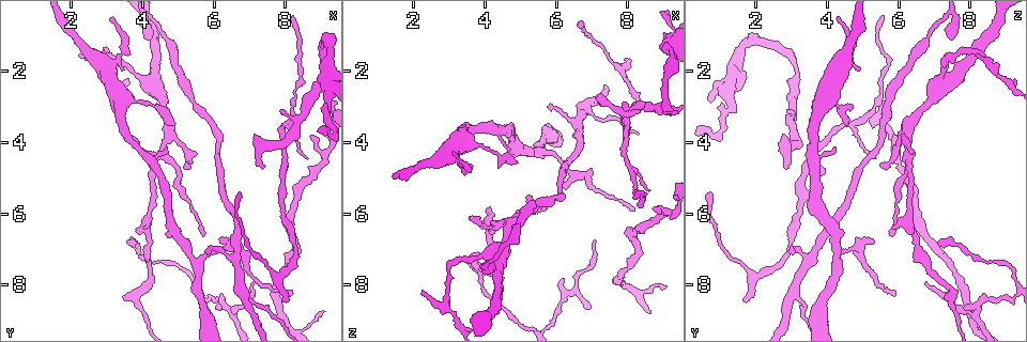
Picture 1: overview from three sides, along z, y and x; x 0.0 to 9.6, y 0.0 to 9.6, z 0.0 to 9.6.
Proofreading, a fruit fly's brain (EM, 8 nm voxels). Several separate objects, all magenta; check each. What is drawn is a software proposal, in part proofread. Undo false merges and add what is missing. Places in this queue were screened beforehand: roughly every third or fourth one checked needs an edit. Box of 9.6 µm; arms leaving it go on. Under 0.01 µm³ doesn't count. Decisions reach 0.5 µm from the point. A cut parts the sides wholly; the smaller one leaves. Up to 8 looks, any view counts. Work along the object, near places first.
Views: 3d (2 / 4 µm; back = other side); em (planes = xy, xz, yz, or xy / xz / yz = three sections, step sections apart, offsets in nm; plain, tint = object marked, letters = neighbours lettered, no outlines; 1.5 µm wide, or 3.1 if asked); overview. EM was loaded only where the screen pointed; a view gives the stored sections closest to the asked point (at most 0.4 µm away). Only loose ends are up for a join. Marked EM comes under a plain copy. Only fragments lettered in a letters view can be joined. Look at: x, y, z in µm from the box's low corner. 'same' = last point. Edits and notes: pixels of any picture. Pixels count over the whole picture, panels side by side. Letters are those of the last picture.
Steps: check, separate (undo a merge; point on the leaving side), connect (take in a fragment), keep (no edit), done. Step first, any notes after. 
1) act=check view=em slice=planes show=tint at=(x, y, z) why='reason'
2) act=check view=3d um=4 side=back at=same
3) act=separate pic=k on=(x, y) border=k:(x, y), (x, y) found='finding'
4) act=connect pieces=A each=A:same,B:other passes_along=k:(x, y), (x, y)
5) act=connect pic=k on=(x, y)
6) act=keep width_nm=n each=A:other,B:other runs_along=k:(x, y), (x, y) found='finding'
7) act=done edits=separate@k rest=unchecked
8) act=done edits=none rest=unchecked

act=check view=3d um=2 at=(4.60, 4.35, 6.25) why='narrows sharply'

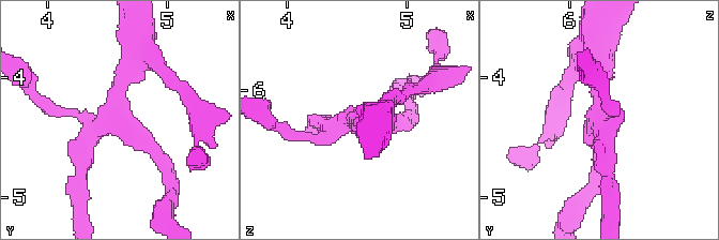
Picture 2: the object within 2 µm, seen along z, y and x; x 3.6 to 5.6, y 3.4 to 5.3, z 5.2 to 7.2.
act=check view=em slice=planes show=letters at=(4.58, 4.28, 6.26) arms=4 why='shape alone is not enough'

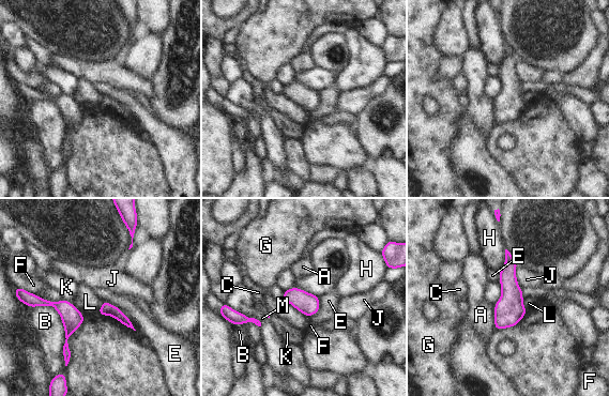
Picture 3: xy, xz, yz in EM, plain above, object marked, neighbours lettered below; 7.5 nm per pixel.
act=keep each=A:other,B:other,C:other,E:other,F:other,G:other,H:other,J:other,K:other,L:other,M:other border=3:(283, 298), (306, 316) found='one neuron here'

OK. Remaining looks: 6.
act=check view=3d um=2 at=(5.45, 2.95, 5.75) why='a narrow waist'

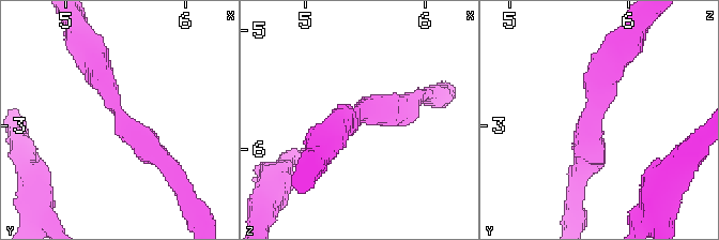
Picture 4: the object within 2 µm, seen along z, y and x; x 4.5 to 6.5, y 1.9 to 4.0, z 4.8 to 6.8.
act=check view=em slice=planes show=letters at=(5.44, 2.90, 5.72) why='now the EM'

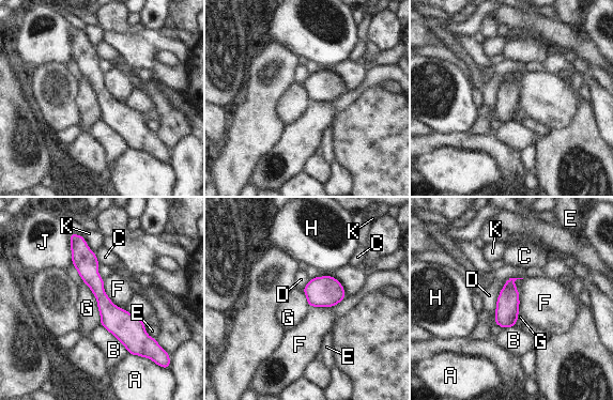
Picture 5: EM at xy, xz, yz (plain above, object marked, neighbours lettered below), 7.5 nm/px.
act=keep width_nm=170 longest_contact=G:360nm each=A:other,B:other,C:other,D:other,E:other,F:other,G:other,H:other,J:other,K:other found='one neuron here'

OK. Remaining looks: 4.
act=check view=em slice=planes show=letters at=(6.75, 5.35, 0.75) why='an open end'

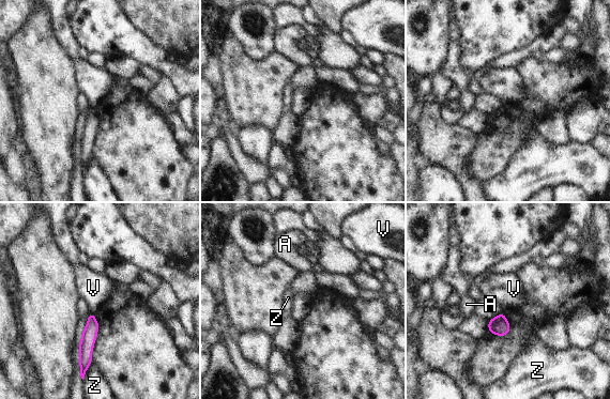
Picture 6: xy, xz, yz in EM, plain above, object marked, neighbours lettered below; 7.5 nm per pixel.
act=keep width_nm=100 each=A:other,V:other,Z:other found='no lettered fragment goes on from it'

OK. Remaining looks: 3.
act=done edits=none rest=unchecked

